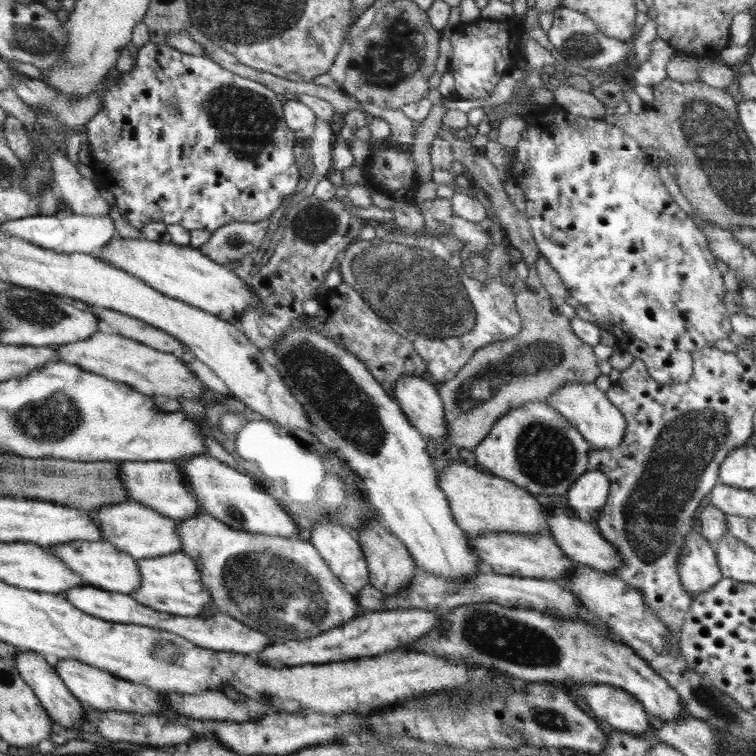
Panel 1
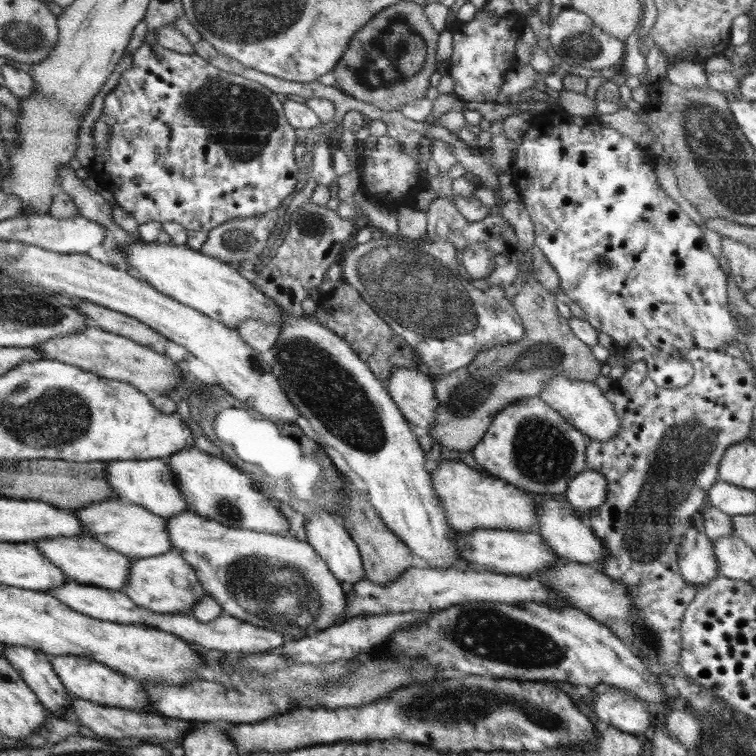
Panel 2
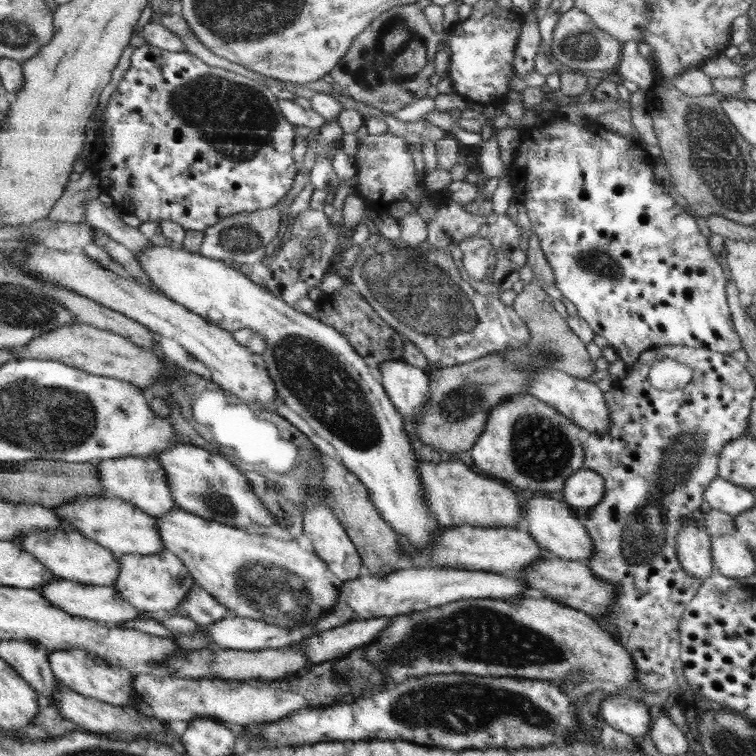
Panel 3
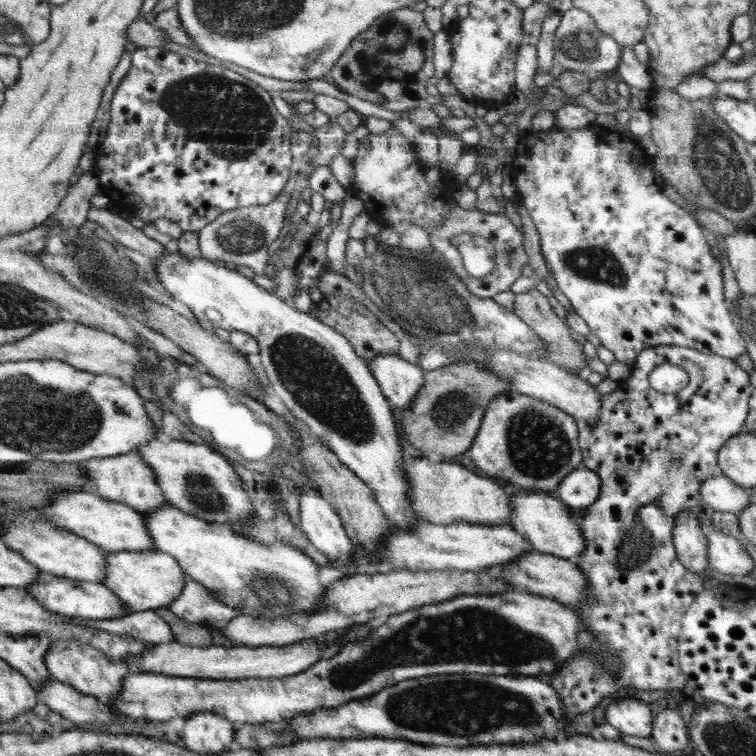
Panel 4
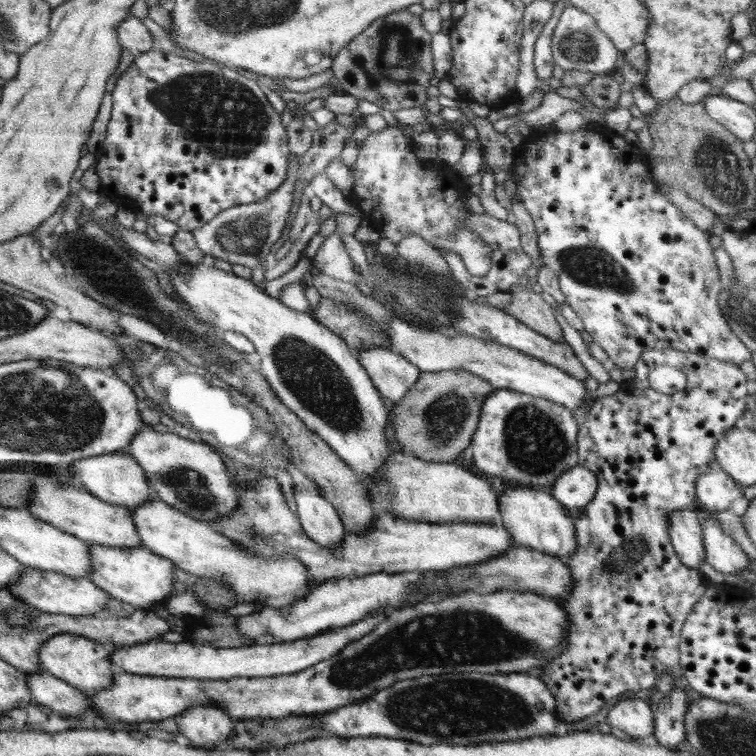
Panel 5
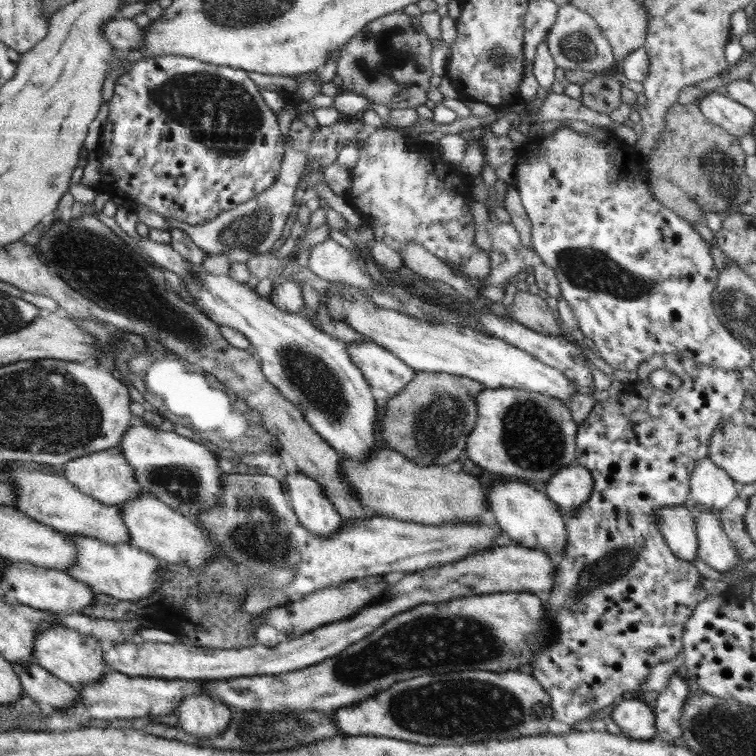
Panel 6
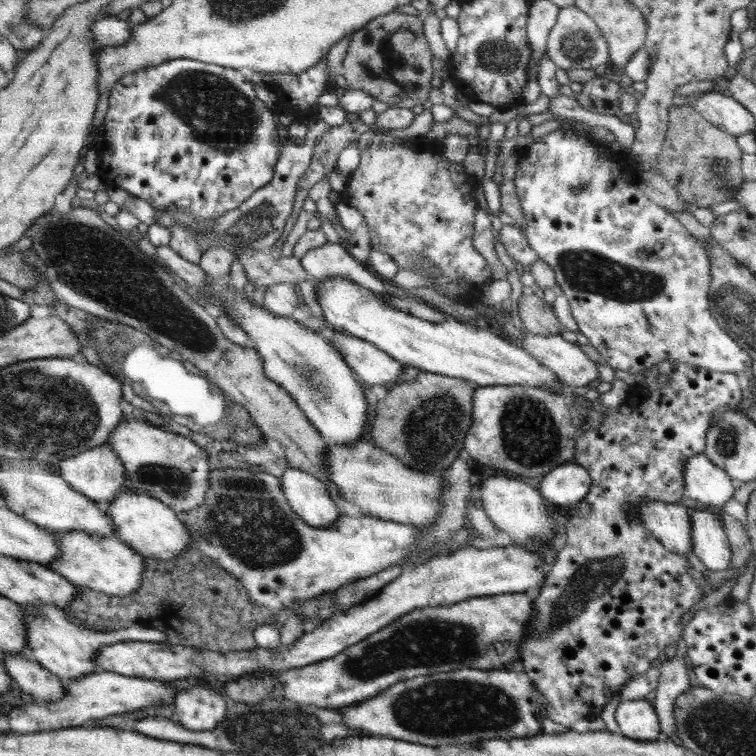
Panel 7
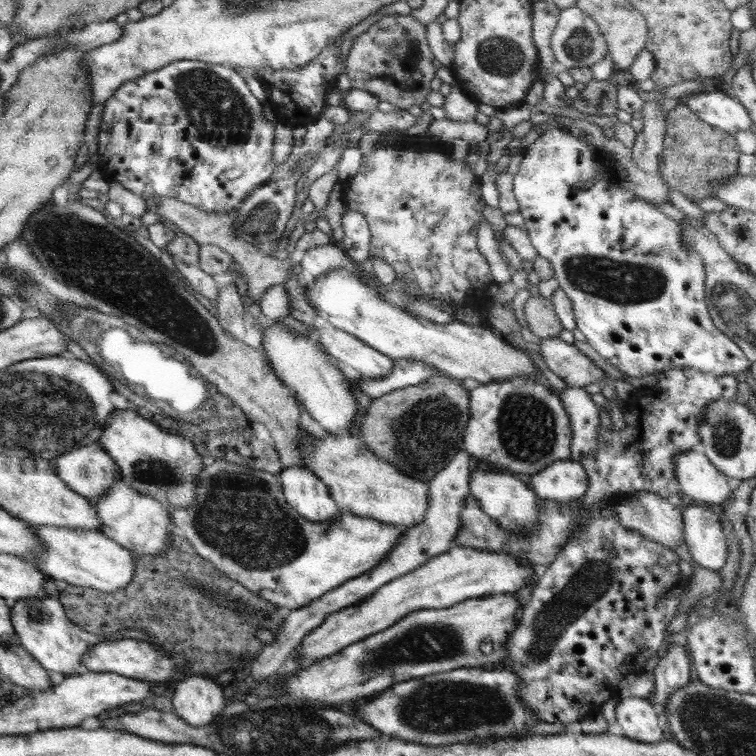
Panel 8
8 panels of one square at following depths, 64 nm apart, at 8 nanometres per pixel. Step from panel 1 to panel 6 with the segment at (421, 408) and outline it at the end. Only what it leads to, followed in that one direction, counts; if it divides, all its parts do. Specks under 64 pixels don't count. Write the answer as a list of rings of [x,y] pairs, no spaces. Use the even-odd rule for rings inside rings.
[[[373,341],[348,343],[346,344],[346,352],[349,353],[350,360],[362,371],[362,376],[366,382],[371,387],[383,388],[390,397],[397,395],[397,392],[400,392],[406,383],[410,383],[417,372],[410,365],[404,364],[397,356]]]

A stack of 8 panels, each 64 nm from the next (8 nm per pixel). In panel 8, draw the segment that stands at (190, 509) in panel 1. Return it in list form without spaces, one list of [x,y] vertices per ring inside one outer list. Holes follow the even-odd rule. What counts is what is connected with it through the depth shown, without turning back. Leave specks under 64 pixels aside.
[[[97,442],[59,456],[56,468],[62,482],[91,500],[105,495],[121,480],[118,465]]]

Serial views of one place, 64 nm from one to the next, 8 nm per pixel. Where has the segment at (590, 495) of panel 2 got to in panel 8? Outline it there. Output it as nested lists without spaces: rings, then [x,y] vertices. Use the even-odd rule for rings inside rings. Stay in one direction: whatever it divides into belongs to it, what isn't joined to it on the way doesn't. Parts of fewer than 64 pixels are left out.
[[[556,461],[530,478],[530,487],[540,499],[577,503],[588,488],[588,475],[579,463]]]

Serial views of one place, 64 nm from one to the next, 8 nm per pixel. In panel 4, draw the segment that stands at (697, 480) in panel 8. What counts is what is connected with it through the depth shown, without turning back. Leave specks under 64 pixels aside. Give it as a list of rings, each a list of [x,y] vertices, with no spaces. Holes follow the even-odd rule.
[[[720,473],[701,484],[699,496],[701,503],[720,512],[744,510],[751,503],[750,489],[737,485]]]

